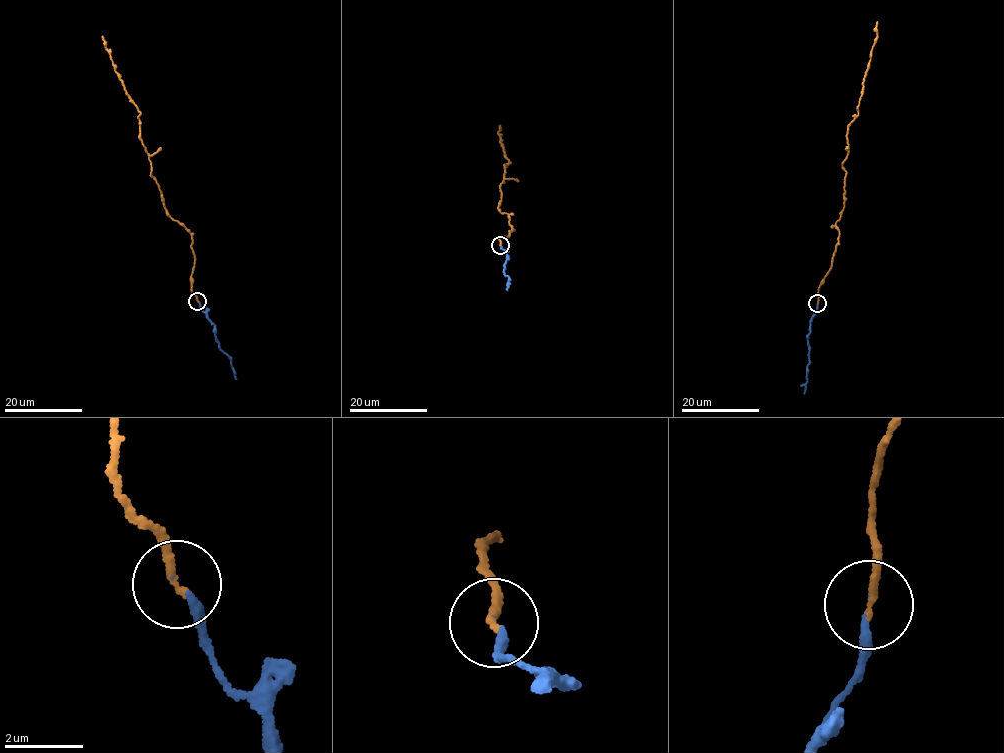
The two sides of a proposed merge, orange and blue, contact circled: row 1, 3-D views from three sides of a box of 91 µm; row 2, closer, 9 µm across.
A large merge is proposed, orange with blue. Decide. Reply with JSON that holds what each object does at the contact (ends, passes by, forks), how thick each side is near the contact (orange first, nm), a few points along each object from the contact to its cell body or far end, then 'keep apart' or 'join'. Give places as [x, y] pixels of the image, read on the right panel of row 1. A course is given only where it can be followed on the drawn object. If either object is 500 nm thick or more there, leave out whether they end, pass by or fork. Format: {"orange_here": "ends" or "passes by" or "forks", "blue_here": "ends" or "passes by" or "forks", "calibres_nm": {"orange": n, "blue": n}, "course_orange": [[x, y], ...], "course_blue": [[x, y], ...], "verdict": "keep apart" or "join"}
{"orange_here": "ends", "blue_here": "ends", "calibres_nm": {"orange": 220, "blue": 120}, "course_orange": [[818, 303], [818, 287], [838, 242], [835, 224], [844, 205], [848, 126], [858, 114], [877, 21]], "course_blue": [[818, 302], [807, 337], [809, 356], [804, 394]], "verdict": "join"}

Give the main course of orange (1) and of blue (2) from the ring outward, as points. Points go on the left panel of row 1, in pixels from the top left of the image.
1: (197, 301), (191, 288), (194, 259), (191, 233), (164, 206), (140, 136), (140, 112), (115, 70), (102, 36)
2: (197, 300), (214, 325), (215, 340), (231, 360), (236, 379)

